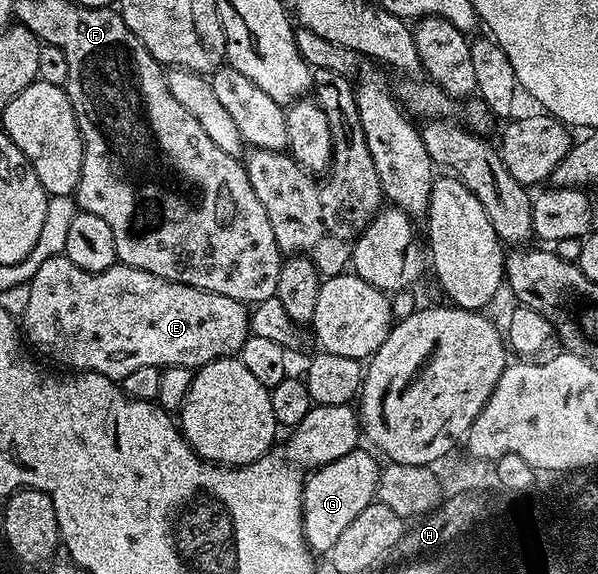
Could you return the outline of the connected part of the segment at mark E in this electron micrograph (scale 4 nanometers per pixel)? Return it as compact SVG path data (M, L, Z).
M65 254L53 256L36 270L28 291L22 320L20 316L25 339L58 364L71 364L71 369L79 372L104 374L115 382L132 374L132 370L140 370L140 366L156 366L160 370L166 366L188 366L197 370L213 360L237 357L251 336L250 314L242 301L165 280L121 262L103 272L89 272L80 270Z

